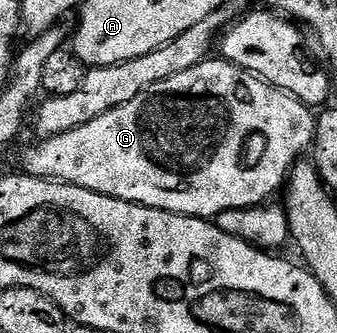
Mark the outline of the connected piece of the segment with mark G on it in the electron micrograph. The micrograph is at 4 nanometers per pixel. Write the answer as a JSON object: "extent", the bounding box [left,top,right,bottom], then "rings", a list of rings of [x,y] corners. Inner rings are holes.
{"extent":[20,58,316,218],"rings":[[[209,58],[190,70],[182,70],[182,74],[174,74],[174,78],[166,78],[138,94],[130,102],[126,102],[117,108],[106,110],[98,118],[86,122],[86,126],[78,126],[69,132],[63,132],[57,136],[50,136],[39,141],[40,145],[32,144],[20,152],[20,164],[23,175],[43,176],[46,180],[55,180],[61,184],[73,184],[79,188],[85,188],[91,192],[97,192],[103,196],[113,196],[119,200],[125,200],[131,204],[141,204],[147,208],[157,208],[163,212],[173,212],[179,216],[199,216],[201,218],[215,218],[221,216],[226,210],[238,210],[239,208],[255,208],[263,205],[276,191],[285,187],[286,181],[295,164],[305,155],[304,152],[313,147],[316,139],[316,116],[309,105],[304,104],[298,98],[294,98],[288,92],[283,92],[273,84],[266,83],[259,76],[242,70],[237,64],[231,64],[223,58]],[[252,134],[264,134],[266,136],[266,156],[264,162],[253,168],[248,168],[241,163],[243,146]]]}

